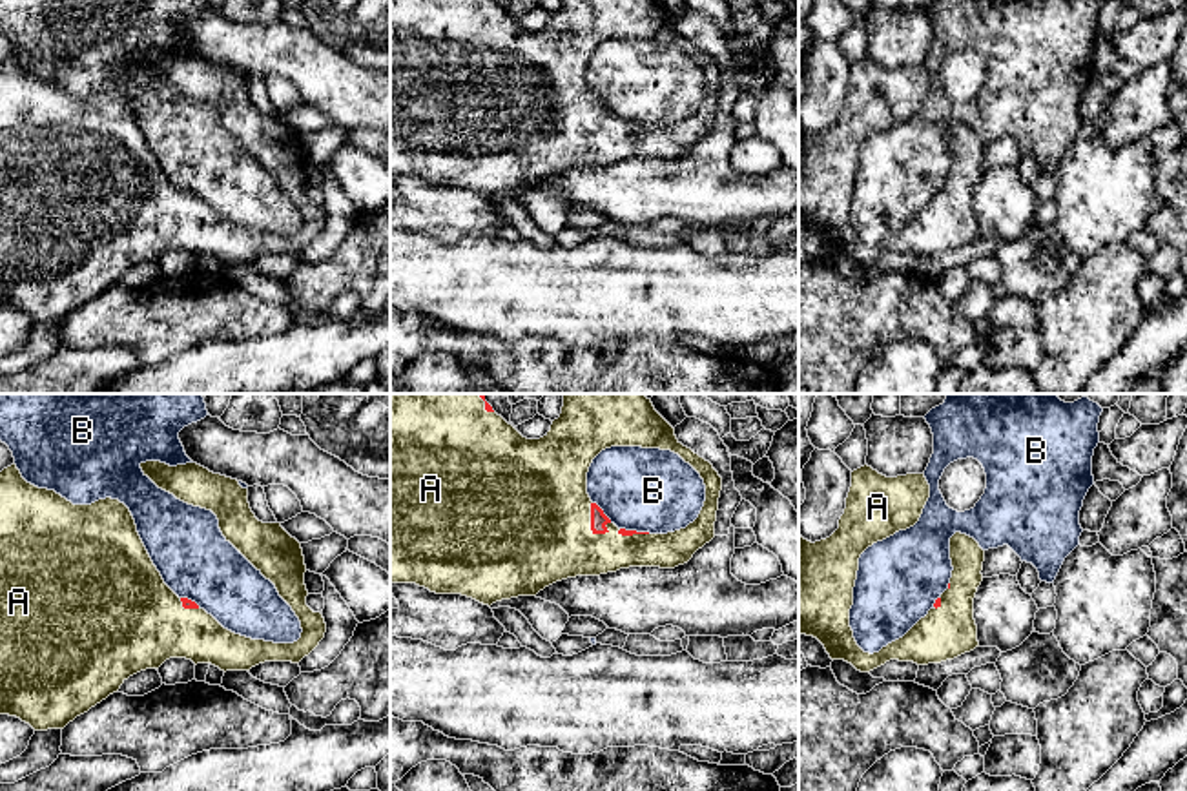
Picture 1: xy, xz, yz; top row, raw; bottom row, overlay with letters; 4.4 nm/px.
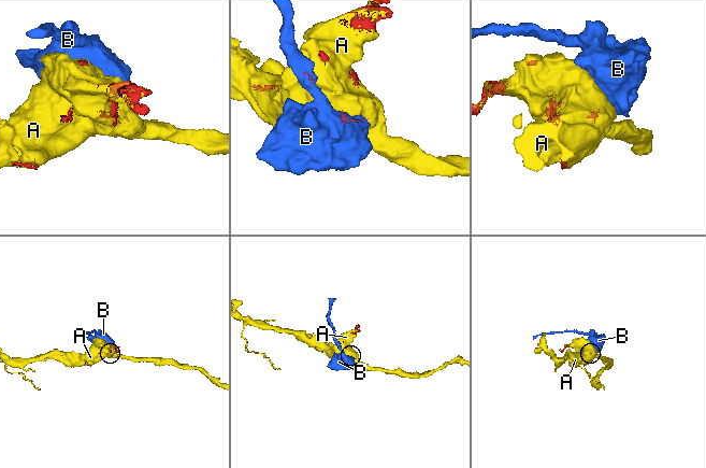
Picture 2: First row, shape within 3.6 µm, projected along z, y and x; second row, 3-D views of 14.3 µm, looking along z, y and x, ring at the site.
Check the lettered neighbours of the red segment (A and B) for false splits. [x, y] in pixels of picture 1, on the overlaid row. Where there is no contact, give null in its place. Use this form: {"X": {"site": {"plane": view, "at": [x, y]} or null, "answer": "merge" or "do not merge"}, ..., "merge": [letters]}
{"A": {"site": {"plane": "xz", "at": [591, 522]}, "answer": "merge"}, "B": {"site": {"plane": "xz", "at": [602, 513]}, "answer": "do not merge"}, "merge": ["A"]}

